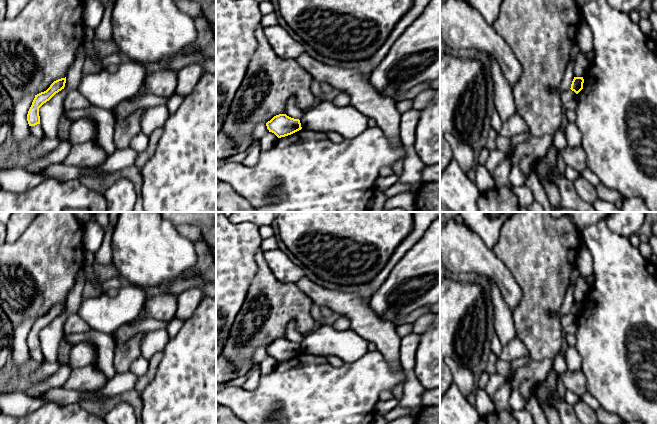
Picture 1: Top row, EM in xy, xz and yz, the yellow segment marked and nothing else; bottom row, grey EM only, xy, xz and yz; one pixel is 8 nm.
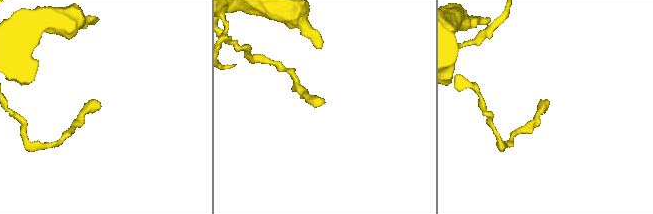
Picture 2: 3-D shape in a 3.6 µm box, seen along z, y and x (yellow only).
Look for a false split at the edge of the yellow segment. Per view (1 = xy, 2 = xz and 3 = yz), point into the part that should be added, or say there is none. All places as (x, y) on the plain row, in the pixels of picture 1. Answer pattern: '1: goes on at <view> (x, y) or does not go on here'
1: does not go on here
2: does not go on here
3: does not go on here

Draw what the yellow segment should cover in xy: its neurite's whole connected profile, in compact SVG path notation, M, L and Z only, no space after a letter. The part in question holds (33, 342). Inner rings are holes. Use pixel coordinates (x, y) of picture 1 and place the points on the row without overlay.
M66 301L54 305L50 311L37 319L32 326L32 329L27 338L27 345L29 350L35 350L40 348L39 332L49 325L56 317L64 313L66 307Z

